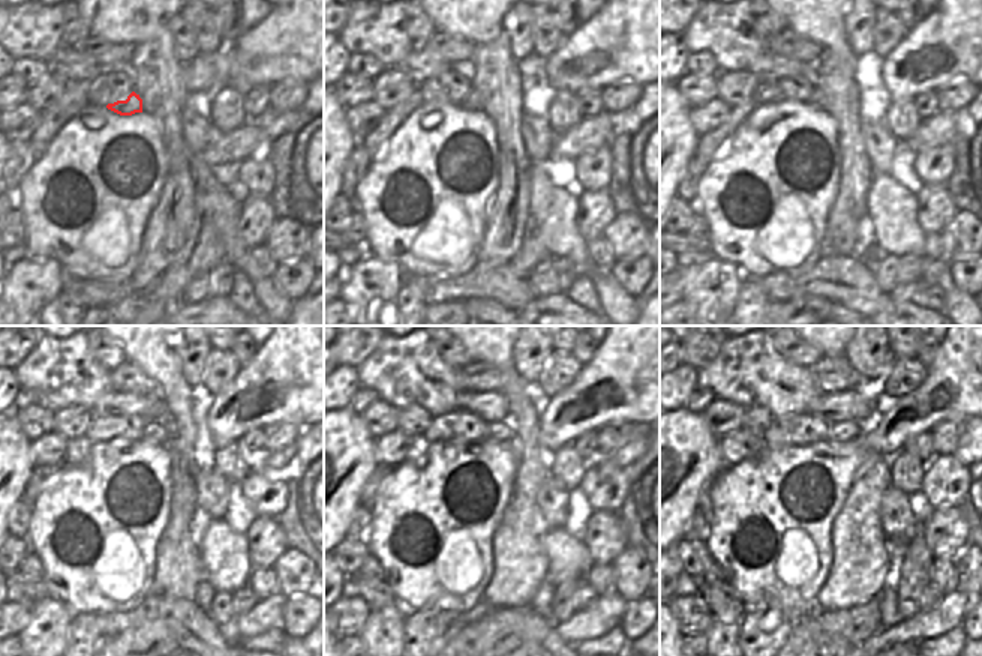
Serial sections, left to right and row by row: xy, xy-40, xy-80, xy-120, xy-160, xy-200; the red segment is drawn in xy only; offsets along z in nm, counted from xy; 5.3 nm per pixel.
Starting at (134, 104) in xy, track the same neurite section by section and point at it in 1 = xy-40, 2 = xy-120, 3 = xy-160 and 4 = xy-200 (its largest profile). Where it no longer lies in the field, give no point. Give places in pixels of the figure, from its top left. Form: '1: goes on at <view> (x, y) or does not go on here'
1: goes on at xy-40 (473, 101)
2: goes on at xy-120 (155, 431)
3: goes on at xy-160 (496, 431)
4: goes on at xy-200 (837, 431)

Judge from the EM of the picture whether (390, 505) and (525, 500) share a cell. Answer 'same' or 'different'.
different

